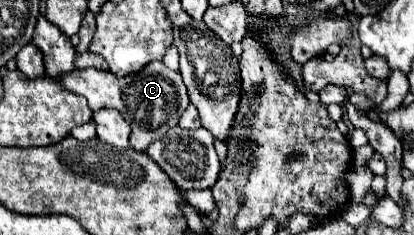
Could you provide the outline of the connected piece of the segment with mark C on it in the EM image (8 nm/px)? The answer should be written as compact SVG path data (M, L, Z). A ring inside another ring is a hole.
M151 62L143 70L129 76L115 76L111 72L85 68L73 70L71 74L63 74L57 82L73 94L81 94L87 98L91 110L101 108L117 108L125 120L131 124L131 146L139 152L145 152L147 146L167 134L169 128L177 126L181 114L189 106L189 96L179 72L171 72L163 62Z

